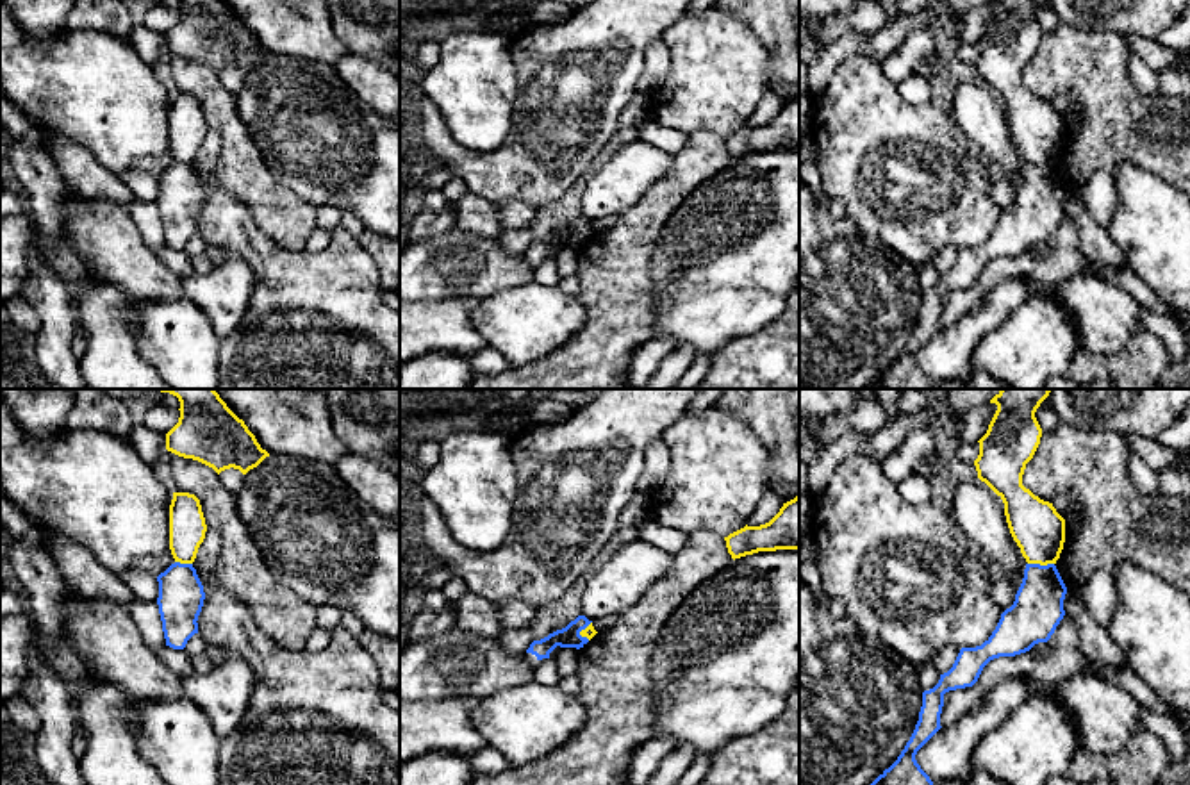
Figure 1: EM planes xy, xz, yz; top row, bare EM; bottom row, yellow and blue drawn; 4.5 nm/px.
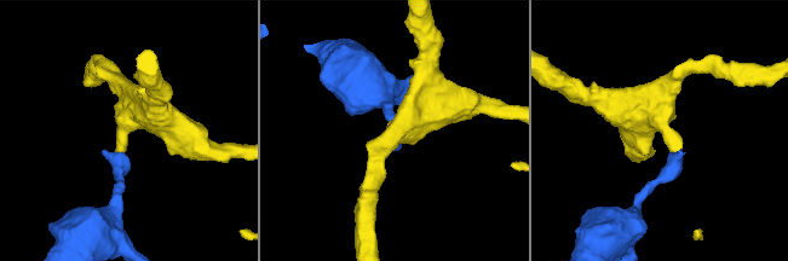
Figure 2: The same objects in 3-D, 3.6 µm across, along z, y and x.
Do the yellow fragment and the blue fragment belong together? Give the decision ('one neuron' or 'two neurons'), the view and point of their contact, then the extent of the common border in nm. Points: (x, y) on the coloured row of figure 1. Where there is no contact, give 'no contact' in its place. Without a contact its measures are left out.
two neurons; contact yz (1041, 564); length 120 nm

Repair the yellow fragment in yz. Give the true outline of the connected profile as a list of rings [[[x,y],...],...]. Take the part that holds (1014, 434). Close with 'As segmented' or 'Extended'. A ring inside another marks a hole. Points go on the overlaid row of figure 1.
[[[1001,389],[990,403],[997,410],[978,441],[974,460],[978,478],[1004,503],[1010,533],[1028,564],[1056,564],[1065,542],[1065,519],[1053,503],[1022,485],[1026,464],[1033,459],[1042,428],[1035,417],[1053,389]]]. As segmented

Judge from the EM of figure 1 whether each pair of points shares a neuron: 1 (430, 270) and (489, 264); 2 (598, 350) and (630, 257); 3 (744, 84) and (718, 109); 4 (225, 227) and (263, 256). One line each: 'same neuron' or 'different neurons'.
1: same neuron
2: same neuron
3: same neuron
4: same neuron

